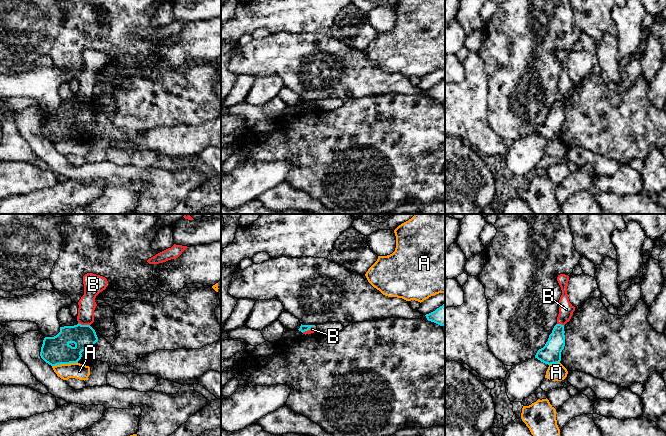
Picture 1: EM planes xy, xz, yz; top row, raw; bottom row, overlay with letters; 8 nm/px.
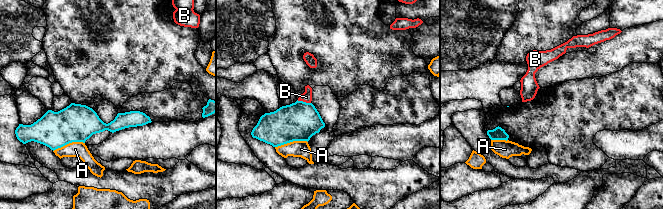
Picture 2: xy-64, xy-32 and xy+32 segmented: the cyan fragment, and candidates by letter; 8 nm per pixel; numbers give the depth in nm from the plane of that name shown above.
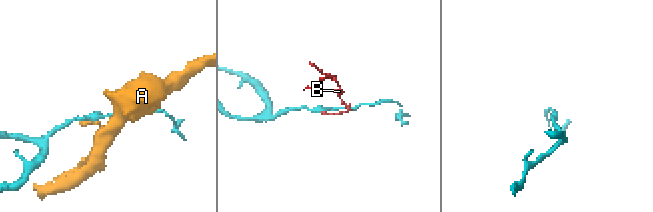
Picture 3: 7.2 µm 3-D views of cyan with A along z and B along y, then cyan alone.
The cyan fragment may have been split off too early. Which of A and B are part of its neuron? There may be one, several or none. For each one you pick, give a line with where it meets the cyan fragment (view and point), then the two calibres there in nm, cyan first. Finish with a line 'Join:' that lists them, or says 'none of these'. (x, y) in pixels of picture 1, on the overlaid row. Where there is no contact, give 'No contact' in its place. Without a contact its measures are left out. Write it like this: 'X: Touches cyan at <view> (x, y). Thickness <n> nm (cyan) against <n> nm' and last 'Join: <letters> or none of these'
Join: none of these

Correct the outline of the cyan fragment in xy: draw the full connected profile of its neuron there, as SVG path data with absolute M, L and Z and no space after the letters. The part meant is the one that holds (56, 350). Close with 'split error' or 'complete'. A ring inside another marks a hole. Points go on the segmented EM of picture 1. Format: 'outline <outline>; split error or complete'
outline M77 324L60 327L60 332L54 337L45 337L41 347L41 358L51 366L78 363L82 352L89 350L98 341L95 330L90 325Z; complete

